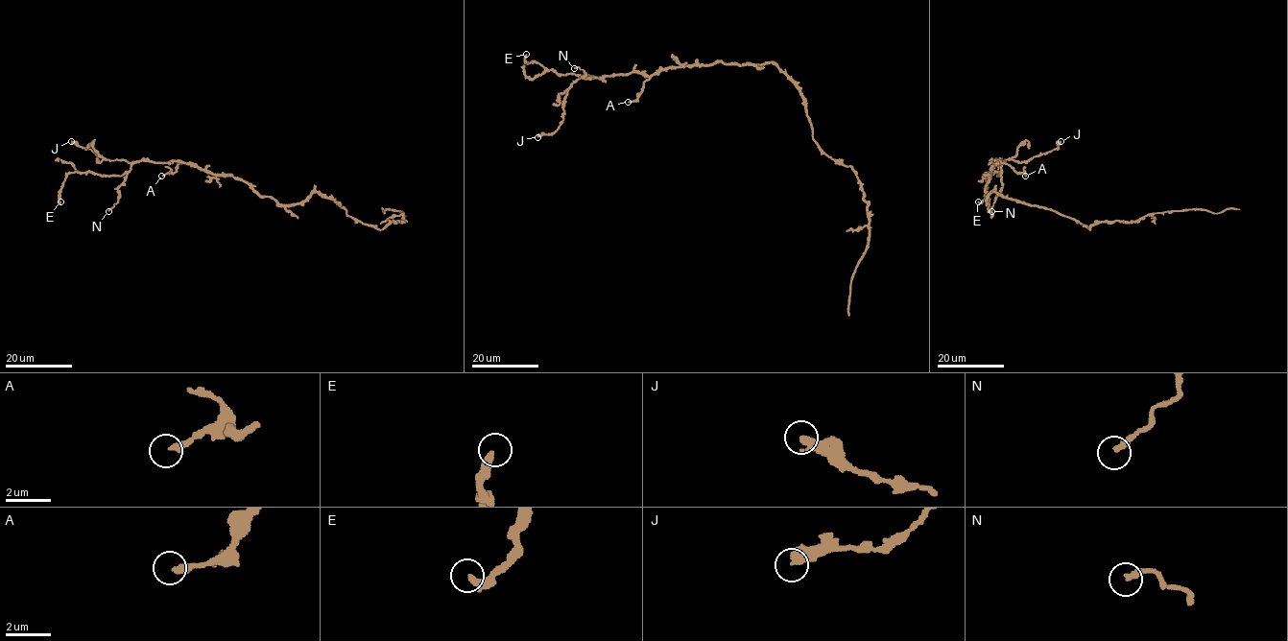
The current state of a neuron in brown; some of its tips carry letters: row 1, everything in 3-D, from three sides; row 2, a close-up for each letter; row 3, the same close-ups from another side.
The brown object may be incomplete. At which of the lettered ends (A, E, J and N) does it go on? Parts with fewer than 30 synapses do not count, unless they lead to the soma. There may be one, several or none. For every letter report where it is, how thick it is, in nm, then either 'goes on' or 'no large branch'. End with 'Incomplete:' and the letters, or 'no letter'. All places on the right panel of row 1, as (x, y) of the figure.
A: at (1025, 176); 280 nm thick; no large branch
E: at (978, 201); 320 nm thick; no large branch
J: at (1061, 141); 480 nm thick; no large branch
N: at (991, 211); 220 nm thick; no large branch
Incomplete: no letter

